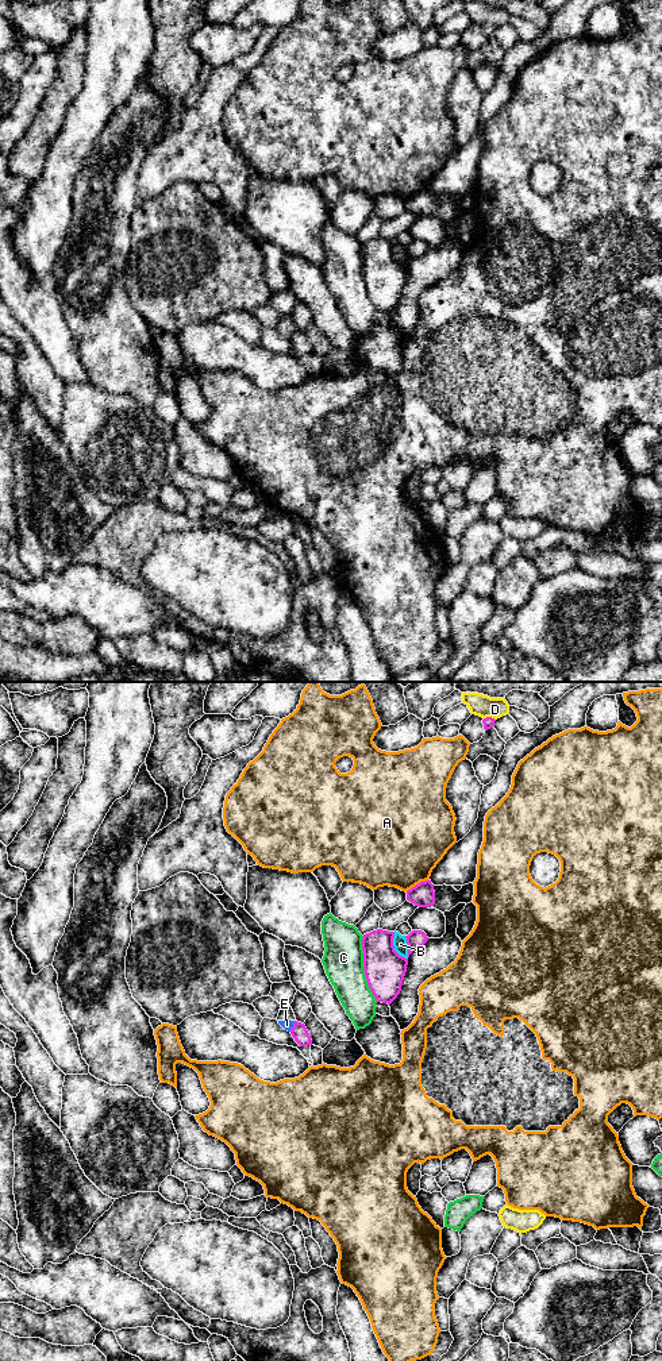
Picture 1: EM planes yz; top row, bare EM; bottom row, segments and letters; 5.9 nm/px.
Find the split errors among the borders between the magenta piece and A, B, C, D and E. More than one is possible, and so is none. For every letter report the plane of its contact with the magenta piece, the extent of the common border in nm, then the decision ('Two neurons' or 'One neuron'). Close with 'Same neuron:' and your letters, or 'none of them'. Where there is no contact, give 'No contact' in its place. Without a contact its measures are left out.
A: Touches magenta in yz. Shared border 160 nm. Two neurons
B: Touches magenta in yz. Shared border 190 nm. Two neurons
C: Touches magenta in yz. Shared border 400 nm. Two neurons
D: Touches magenta in yz. Shared border 70 nm. Two neurons
E: Touches magenta in yz. Shared border 70 nm. Two neurons
Same neuron: none of them

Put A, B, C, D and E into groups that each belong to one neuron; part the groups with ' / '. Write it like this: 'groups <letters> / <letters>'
groups A / B / C / D / E

